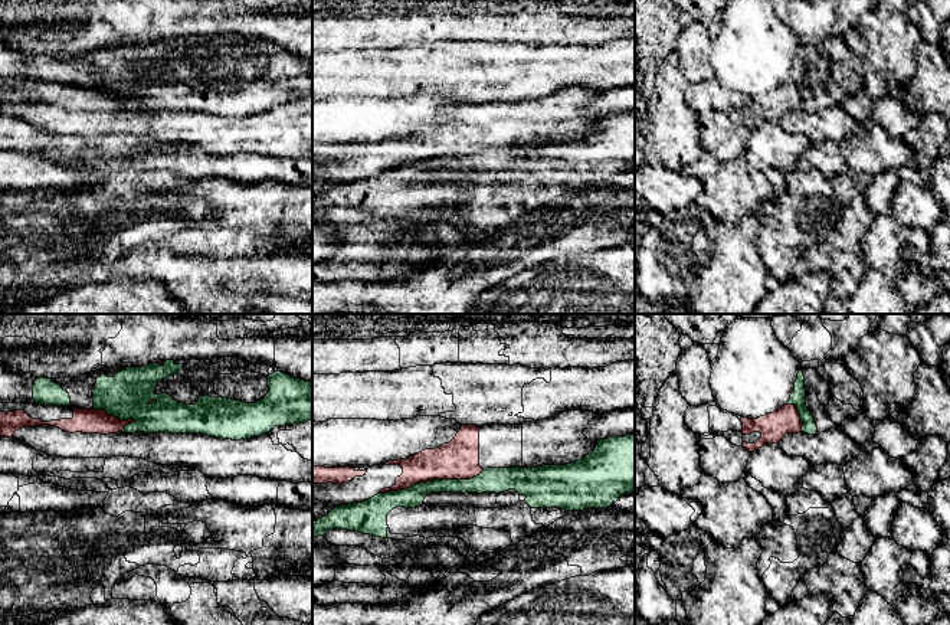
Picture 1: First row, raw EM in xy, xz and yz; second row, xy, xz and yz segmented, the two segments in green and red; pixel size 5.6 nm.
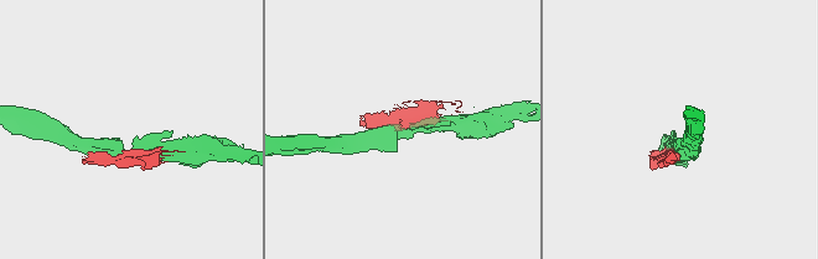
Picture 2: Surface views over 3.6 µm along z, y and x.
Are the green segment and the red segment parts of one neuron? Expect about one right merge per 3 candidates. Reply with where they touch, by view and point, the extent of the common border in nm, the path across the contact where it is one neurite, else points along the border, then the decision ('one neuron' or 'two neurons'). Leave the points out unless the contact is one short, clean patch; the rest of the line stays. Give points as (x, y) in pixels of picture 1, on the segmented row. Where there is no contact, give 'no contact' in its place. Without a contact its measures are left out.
contact xz (432, 481); length 600 nm; two neurons

